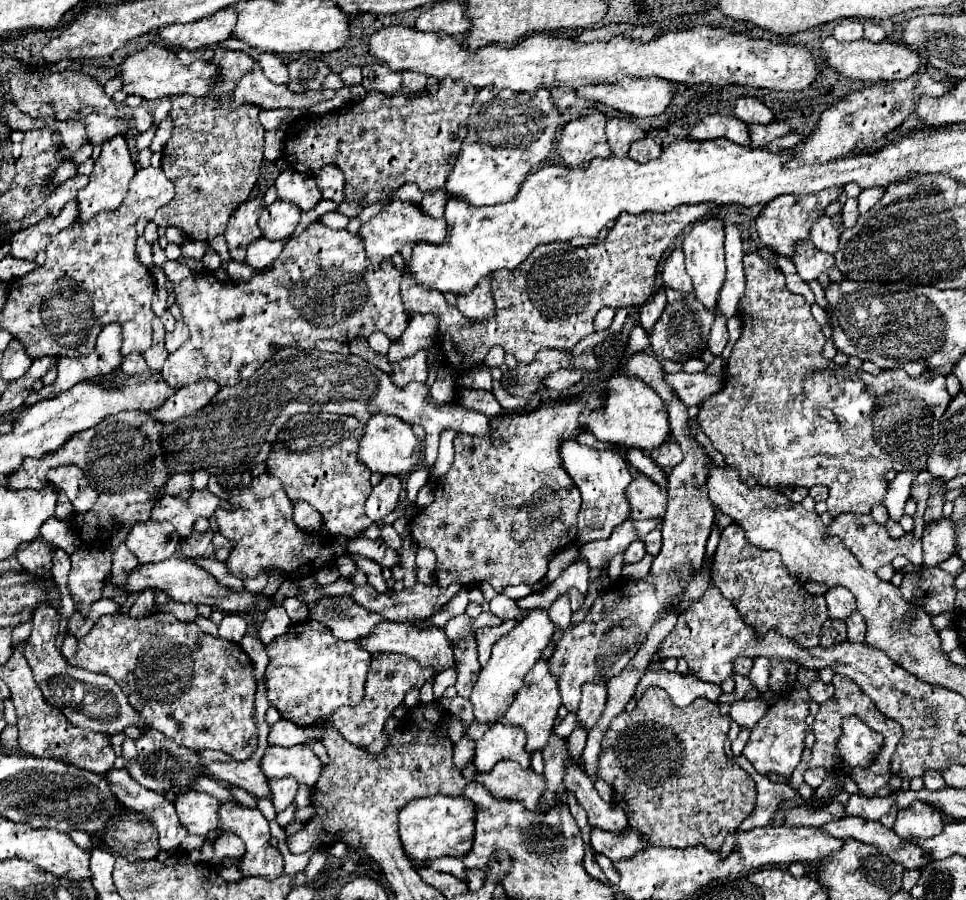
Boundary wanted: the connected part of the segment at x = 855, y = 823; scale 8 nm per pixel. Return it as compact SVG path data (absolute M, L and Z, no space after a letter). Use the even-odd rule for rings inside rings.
M848 816L822 828L836 838L854 838L858 842L876 846L880 848L880 852L902 864L906 870L924 868L930 862L930 856L922 848L918 848L916 844L906 844L906 840L902 840L894 830L884 828L880 822Z

